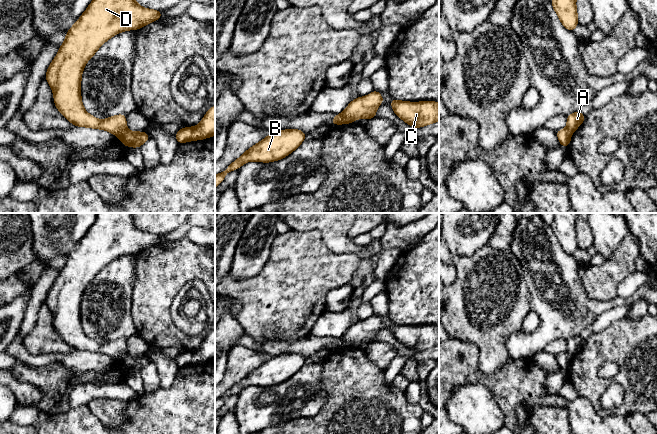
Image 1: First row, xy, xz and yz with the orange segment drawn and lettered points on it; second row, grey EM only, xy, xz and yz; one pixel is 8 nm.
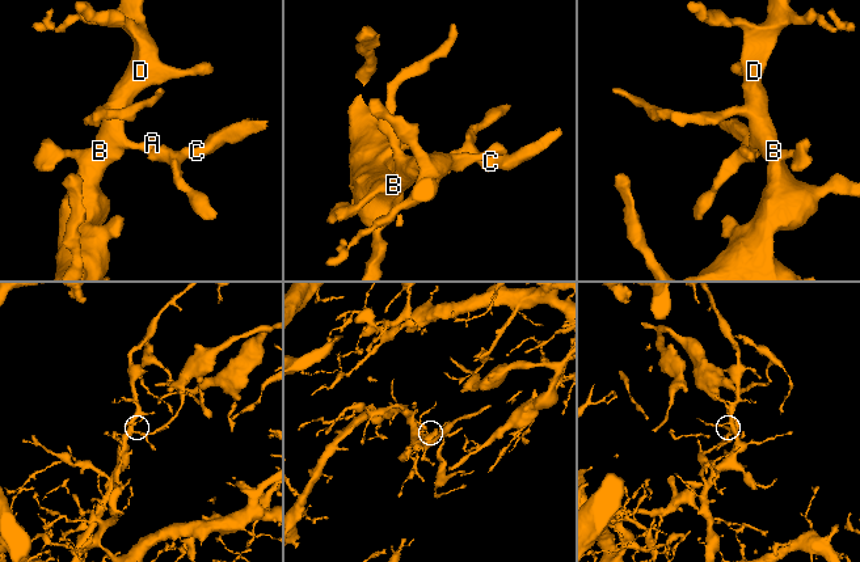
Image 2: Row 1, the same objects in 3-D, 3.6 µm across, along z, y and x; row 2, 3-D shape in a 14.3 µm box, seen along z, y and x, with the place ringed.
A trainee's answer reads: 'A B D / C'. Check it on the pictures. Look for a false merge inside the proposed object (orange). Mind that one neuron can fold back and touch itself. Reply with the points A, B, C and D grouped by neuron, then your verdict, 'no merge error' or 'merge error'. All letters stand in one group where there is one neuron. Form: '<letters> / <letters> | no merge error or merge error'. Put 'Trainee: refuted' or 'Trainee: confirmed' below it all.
A B D / C | merge error
Trainee: confirmed

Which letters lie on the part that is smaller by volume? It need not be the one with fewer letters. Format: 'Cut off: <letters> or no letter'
Cut off: C

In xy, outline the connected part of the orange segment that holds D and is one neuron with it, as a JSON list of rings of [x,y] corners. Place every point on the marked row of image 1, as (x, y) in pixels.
[[[93,0],[78,21],[68,30],[64,43],[48,67],[45,79],[53,90],[54,102],[60,113],[73,125],[103,129],[118,136],[127,130],[127,115],[119,114],[98,120],[88,114],[81,101],[83,68],[108,39],[126,30],[138,30],[162,18],[162,11],[141,7],[135,0]]]

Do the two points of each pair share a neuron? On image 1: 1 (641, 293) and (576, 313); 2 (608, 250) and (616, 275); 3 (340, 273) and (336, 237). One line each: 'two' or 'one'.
1: one
2: two
3: two

